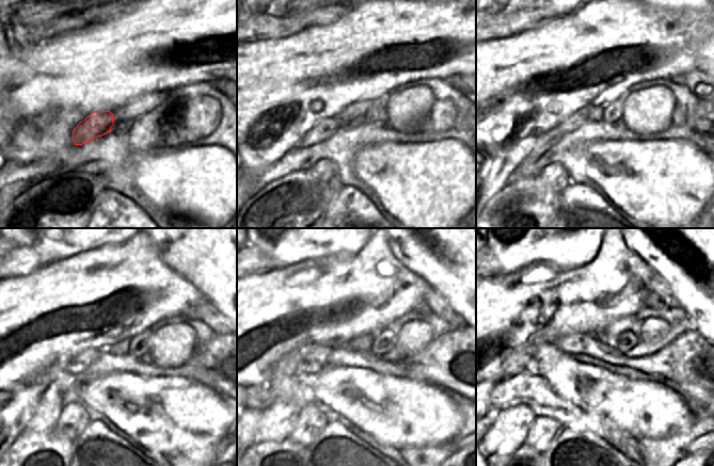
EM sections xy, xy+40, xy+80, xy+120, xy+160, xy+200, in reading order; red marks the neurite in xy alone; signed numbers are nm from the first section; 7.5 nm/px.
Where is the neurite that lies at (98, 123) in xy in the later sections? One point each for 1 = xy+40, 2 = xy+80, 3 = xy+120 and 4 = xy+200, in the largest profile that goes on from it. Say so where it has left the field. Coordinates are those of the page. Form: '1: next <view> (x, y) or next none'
1: next xy+40 (324, 129)
2: next xy+80 (543, 142)
3: next xy+120 (47, 412)
4: next xy+200 (508, 432)

